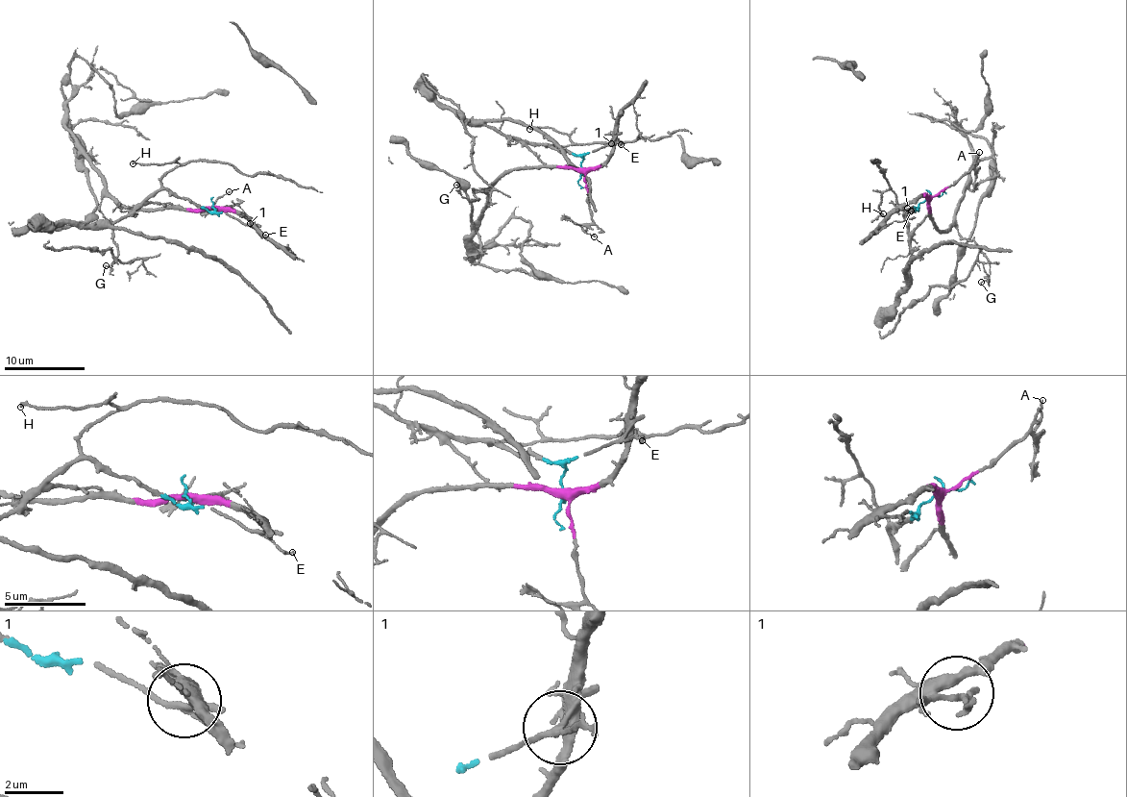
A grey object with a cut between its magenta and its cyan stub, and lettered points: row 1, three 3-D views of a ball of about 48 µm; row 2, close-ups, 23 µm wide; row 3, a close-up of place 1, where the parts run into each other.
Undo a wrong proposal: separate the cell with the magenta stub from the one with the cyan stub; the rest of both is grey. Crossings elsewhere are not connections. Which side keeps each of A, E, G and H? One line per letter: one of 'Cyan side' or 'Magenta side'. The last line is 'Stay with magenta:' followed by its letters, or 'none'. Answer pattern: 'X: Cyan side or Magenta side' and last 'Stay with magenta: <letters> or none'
A: Magenta side
E: Cyan side
G: Magenta side
H: Cyan side
Stay with magenta: A, G

